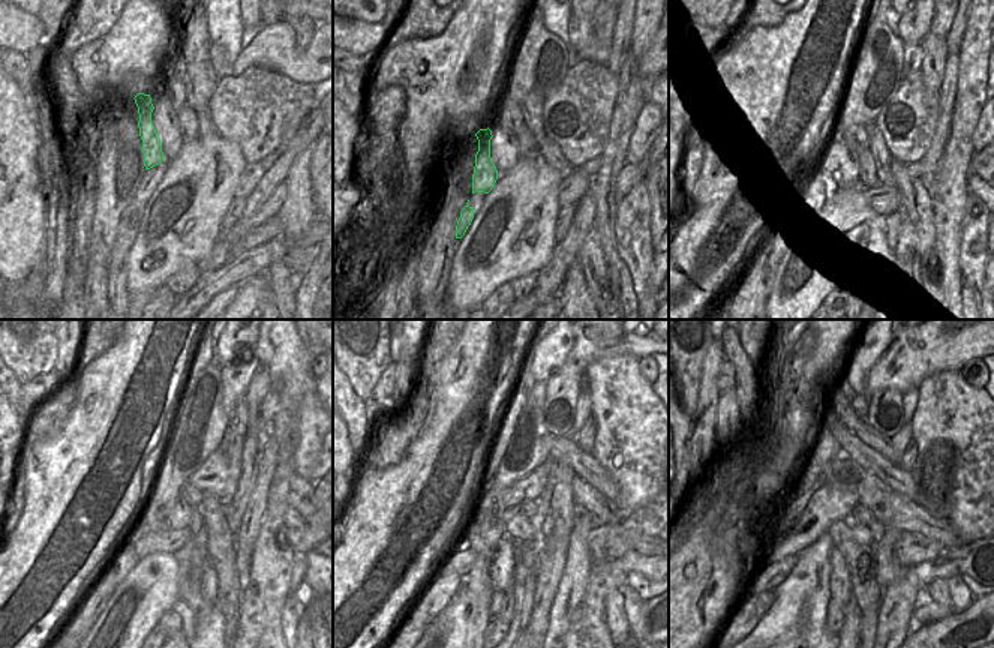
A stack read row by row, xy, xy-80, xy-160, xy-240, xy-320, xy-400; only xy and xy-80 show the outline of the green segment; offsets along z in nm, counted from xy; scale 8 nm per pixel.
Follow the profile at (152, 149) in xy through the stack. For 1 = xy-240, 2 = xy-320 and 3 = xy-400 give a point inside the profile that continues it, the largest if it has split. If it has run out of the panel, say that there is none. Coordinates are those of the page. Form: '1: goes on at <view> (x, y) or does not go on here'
1: goes on at xy-240 (125, 560)
2: goes on at xy-320 (441, 588)
3: goes on at xy-400 (742, 621)

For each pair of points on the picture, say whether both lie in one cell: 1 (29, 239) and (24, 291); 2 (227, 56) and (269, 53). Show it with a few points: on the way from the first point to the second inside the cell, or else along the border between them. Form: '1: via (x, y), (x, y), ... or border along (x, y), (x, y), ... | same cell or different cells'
1: via (24, 252), (24, 278) | same cell
2: border along (243, 48), (230, 74) | different cells

